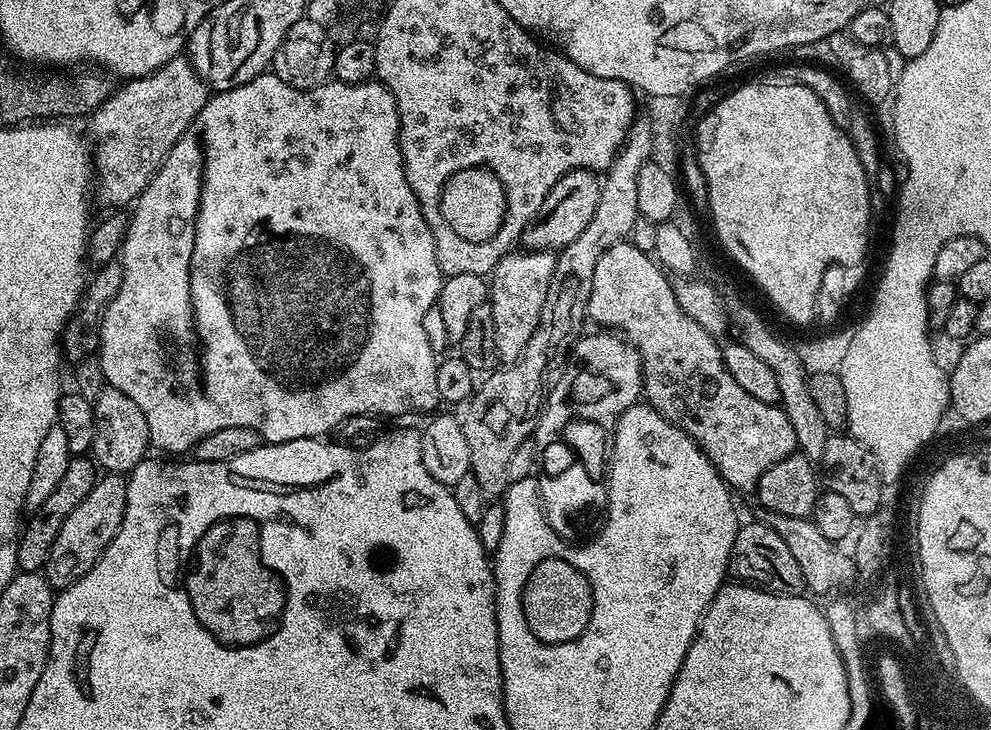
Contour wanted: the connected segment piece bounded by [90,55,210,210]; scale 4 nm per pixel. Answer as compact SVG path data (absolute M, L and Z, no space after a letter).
M183 55L176 56L170 62L163 64L158 70L154 70L148 76L137 76L135 78L129 79L127 82L115 89L112 95L108 97L106 102L102 102L96 107L96 111L91 113L90 121L92 120L92 132L96 136L104 136L100 141L97 142L96 148L94 144L94 172L98 177L98 184L100 180L100 200L104 204L109 204L108 208L123 209L125 206L131 205L135 201L136 197L139 196L140 191L142 191L145 186L150 182L152 175L156 173L162 166L162 162L167 158L168 152L173 148L178 142L178 138L182 138L182 134L190 126L190 122L194 122L194 118L202 110L202 106L206 106L210 95L210 89L200 76L197 75L196 71L192 68L192 63L190 63Z

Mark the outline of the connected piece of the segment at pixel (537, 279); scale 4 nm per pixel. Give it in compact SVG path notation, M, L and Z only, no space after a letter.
M513 250L504 256L490 274L490 303L494 314L494 342L499 363L511 366L520 359L526 342L538 326L542 314L542 302L546 302L546 290L550 290L550 278L554 274L556 256L550 252Z

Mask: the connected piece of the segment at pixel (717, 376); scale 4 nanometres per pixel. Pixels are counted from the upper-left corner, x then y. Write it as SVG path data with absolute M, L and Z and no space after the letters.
M621 242L610 246L598 266L594 266L594 286L590 290L588 320L605 324L605 329L615 330L634 349L643 364L643 399L652 405L670 423L677 424L696 445L708 455L716 468L716 473L737 493L751 493L756 484L782 458L797 451L794 428L790 426L787 414L780 406L758 402L750 398L738 382L734 382L724 365L721 345L694 322L678 306L678 298L672 289L673 281L667 280L665 269L649 253L638 250L631 242Z

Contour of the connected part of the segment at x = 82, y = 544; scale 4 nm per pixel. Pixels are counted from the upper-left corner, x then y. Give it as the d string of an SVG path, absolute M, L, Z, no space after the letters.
M104 474L96 481L96 485L74 506L69 518L62 524L62 529L55 538L51 554L44 567L44 575L53 589L68 588L82 574L86 574L94 562L105 552L121 528L122 518L126 510L127 479L120 474Z

